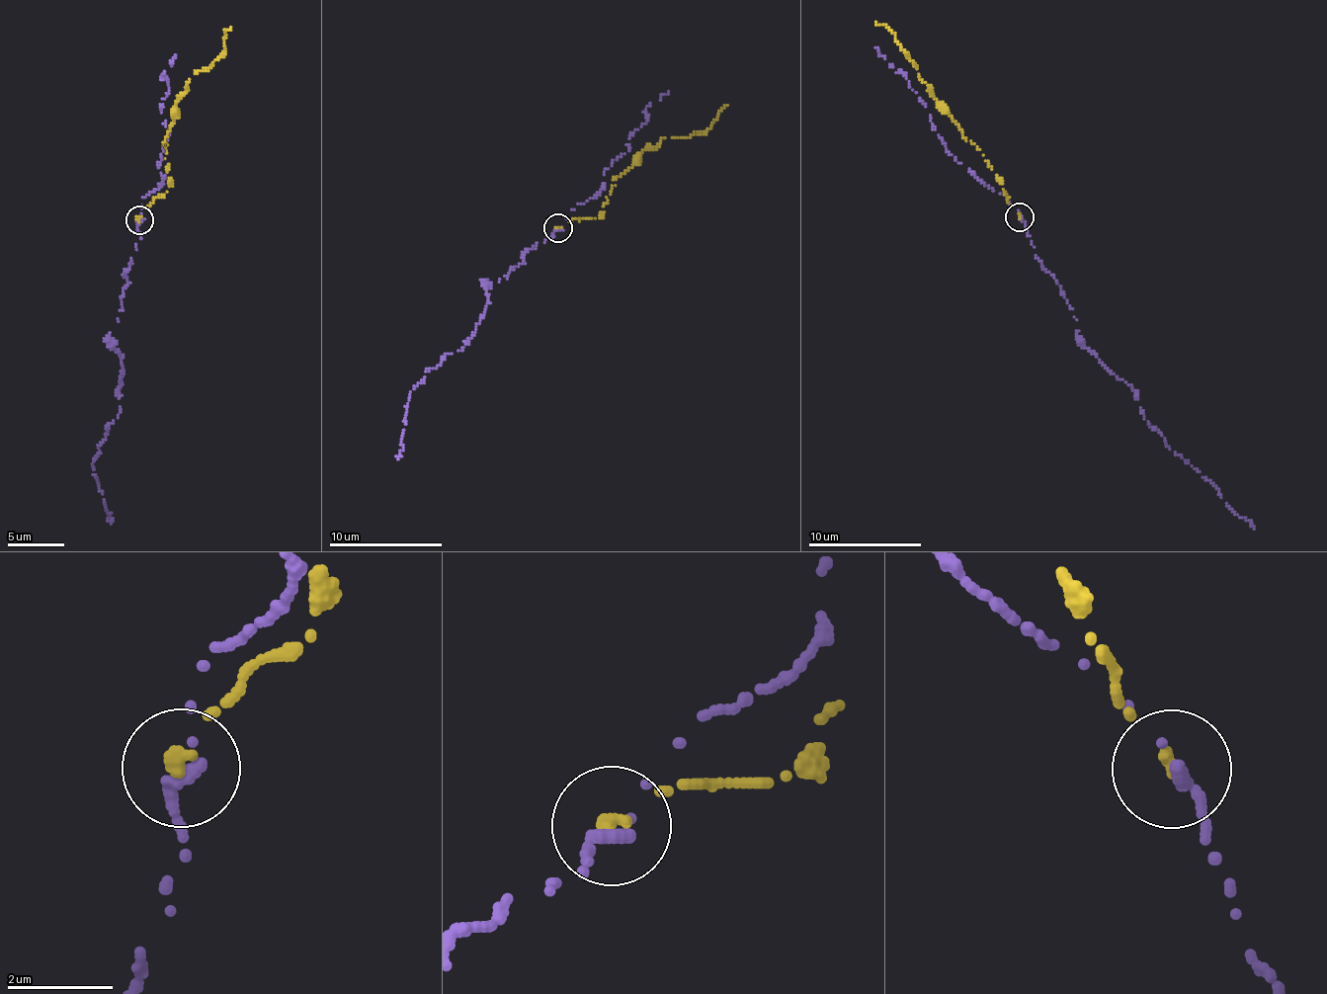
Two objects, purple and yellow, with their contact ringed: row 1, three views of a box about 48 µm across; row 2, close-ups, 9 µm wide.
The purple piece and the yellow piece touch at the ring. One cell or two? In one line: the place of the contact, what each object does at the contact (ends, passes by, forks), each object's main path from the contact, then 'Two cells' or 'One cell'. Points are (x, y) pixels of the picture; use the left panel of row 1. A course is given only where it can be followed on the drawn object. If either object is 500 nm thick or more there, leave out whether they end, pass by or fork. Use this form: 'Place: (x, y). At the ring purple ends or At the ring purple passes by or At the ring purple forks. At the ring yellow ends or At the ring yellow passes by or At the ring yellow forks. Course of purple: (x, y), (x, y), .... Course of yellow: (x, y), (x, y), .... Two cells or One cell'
Place: (139, 219). At the ring purple ends. At the ring yellow ends. Course of purple: (139, 219), (141, 238), (110, 338), (124, 371), (118, 387), (120, 412), (92, 464), (111, 524). Course of yellow: (138, 219), (147, 206), (169, 186), (165, 139), (172, 109), (189, 79), (224, 48), (224, 32), (230, 27). Two cells

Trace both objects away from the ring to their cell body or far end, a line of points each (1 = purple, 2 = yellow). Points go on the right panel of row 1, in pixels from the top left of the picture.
1: (1022, 216), (1036, 258), (1056, 281), (1077, 320), (1076, 336), (1132, 387), (1140, 413), (1166, 447), (1254, 529)
2: (1019, 216), (1008, 203), (1002, 183), (962, 135), (918, 74), (908, 52), (886, 27), (875, 22)

